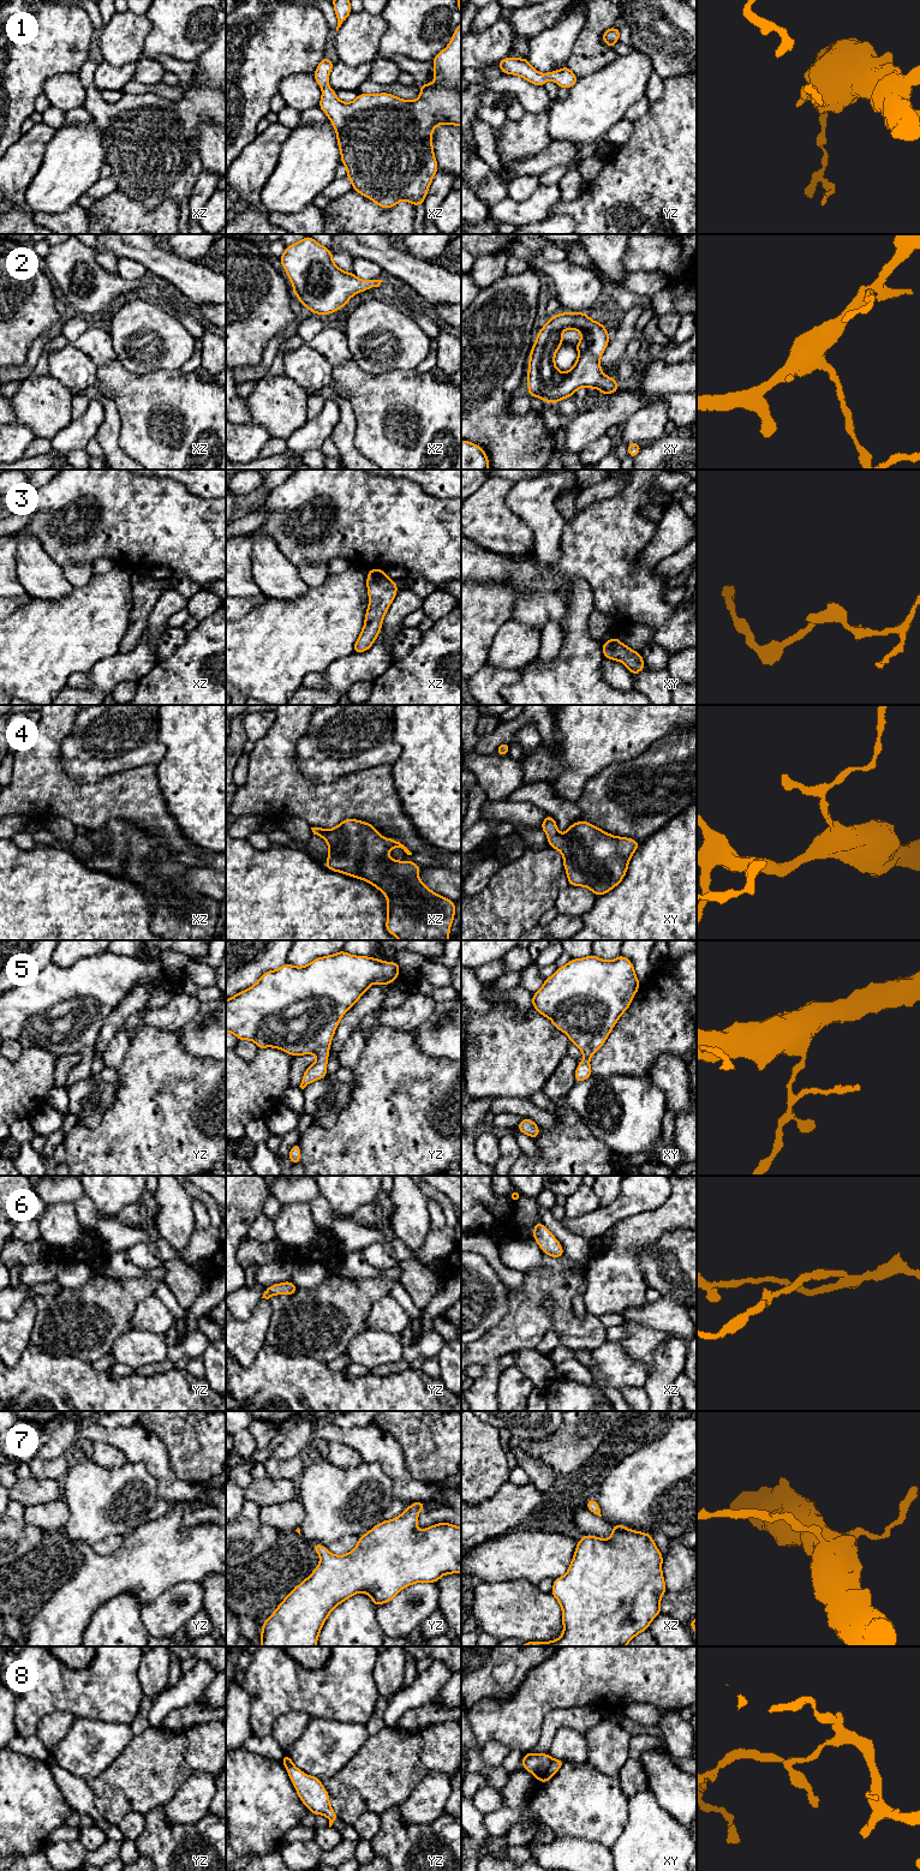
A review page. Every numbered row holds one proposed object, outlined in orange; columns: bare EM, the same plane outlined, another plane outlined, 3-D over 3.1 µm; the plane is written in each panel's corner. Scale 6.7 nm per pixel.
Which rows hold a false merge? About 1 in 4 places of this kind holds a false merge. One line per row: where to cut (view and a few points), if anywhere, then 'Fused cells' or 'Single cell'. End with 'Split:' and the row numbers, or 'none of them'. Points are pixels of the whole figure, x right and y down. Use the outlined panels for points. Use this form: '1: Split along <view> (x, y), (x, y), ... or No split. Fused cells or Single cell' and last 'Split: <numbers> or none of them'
1: No split. Single cell
2: No split. Single cell
3: No split. Single cell
4: No split. Single cell
5: No split. Single cell
6: No split. Single cell
7: No split. Single cell
8: Split along xy (553, 1759), (536, 1776). Fused cells
Split: 8

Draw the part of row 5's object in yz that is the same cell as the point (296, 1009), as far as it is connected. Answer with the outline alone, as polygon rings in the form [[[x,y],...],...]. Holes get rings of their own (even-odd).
[[[343,950],[334,955],[317,957],[305,967],[294,967],[287,963],[276,970],[265,972],[253,986],[226,1000],[226,1032],[233,1033],[239,1041],[255,1041],[258,1050],[275,1047],[293,1057],[307,1053],[316,1054],[317,1060],[303,1075],[299,1087],[304,1089],[311,1082],[327,1076],[329,1047],[345,1012],[358,1002],[372,982],[388,986],[396,980],[399,973],[399,963],[384,962],[372,956],[354,956]]]

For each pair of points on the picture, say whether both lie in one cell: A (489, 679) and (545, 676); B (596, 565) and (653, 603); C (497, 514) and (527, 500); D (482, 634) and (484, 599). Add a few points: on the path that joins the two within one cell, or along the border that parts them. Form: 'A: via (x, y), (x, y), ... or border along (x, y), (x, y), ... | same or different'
A: border along (519, 670), (520, 677), (500, 692) | different
B: via (610, 573), (632, 595), (639, 597) | same
C: border along (512, 482), (506, 503), (530, 527) | different
D: via (482, 626), (483, 608) | same

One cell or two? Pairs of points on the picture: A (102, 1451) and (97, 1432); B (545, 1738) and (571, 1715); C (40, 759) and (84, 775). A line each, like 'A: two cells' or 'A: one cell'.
A: two cells
B: one cell
C: two cells

